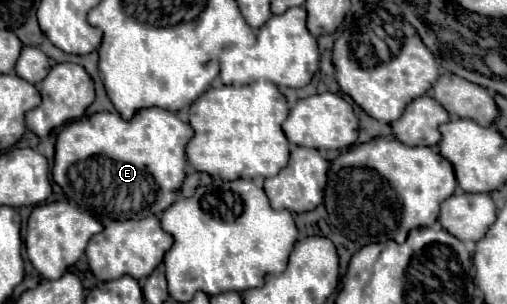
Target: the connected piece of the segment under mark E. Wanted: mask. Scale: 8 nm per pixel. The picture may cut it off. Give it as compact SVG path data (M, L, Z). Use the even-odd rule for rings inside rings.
M162 108L138 110L128 122L112 112L84 116L58 134L52 178L70 200L100 222L146 218L178 200L186 178L184 148L192 136L190 124Z

